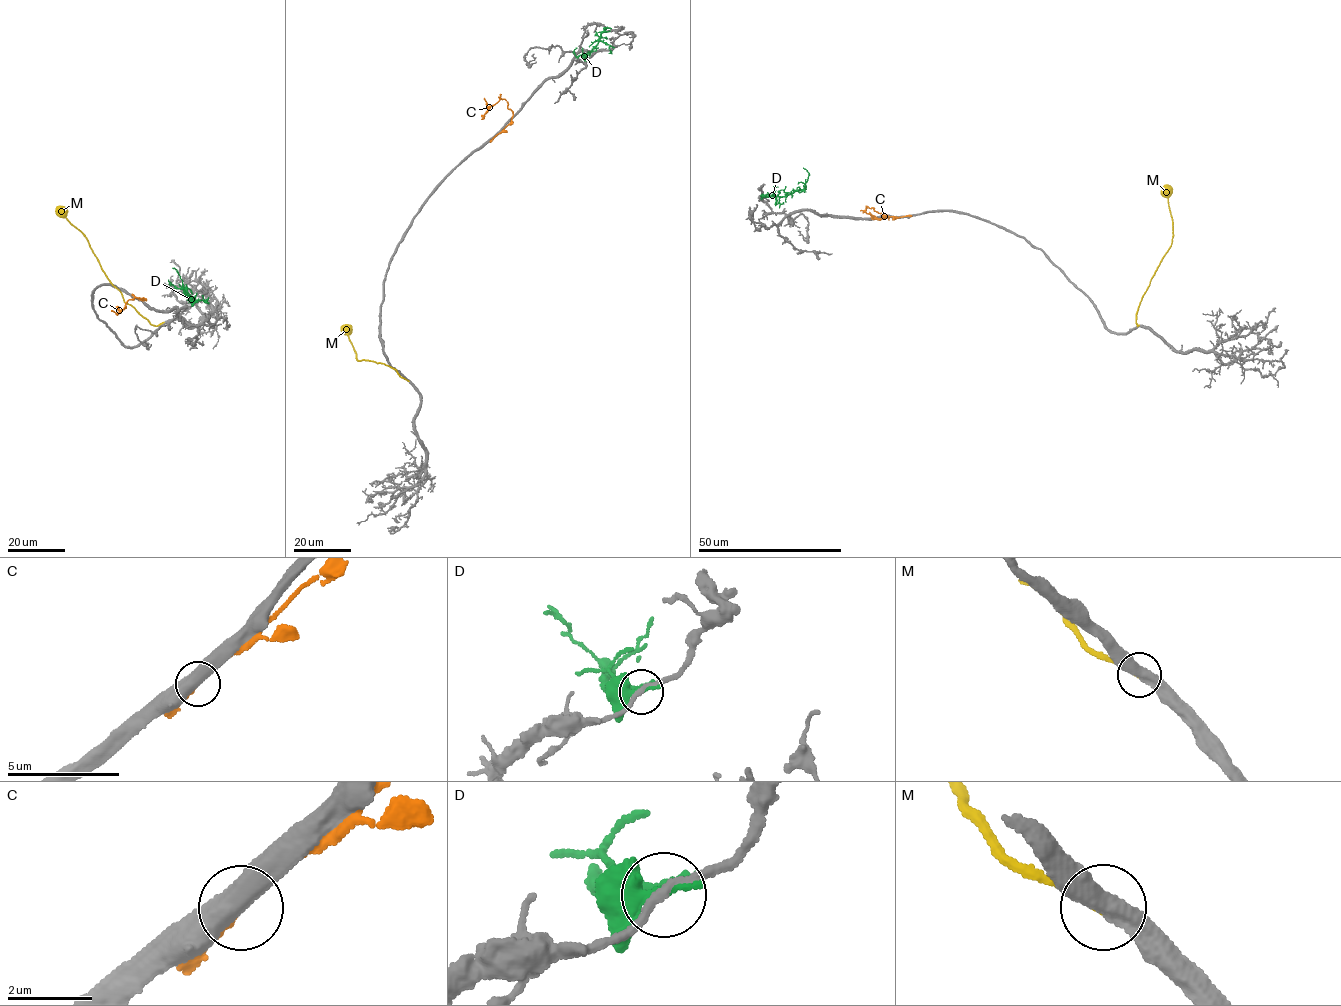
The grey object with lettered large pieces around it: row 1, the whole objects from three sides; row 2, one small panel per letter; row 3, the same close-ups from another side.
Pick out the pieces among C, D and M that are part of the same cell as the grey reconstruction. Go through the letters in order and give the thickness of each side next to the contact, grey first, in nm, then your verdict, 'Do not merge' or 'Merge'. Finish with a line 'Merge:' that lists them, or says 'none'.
C: Thickness 480 nm (grey) against 200 nm. Do not merge
D: Thickness 170 nm (grey) against 300 nm. Do not merge
M: Thickness 440 nm (grey) against 320 nm. Merge
Merge: M

